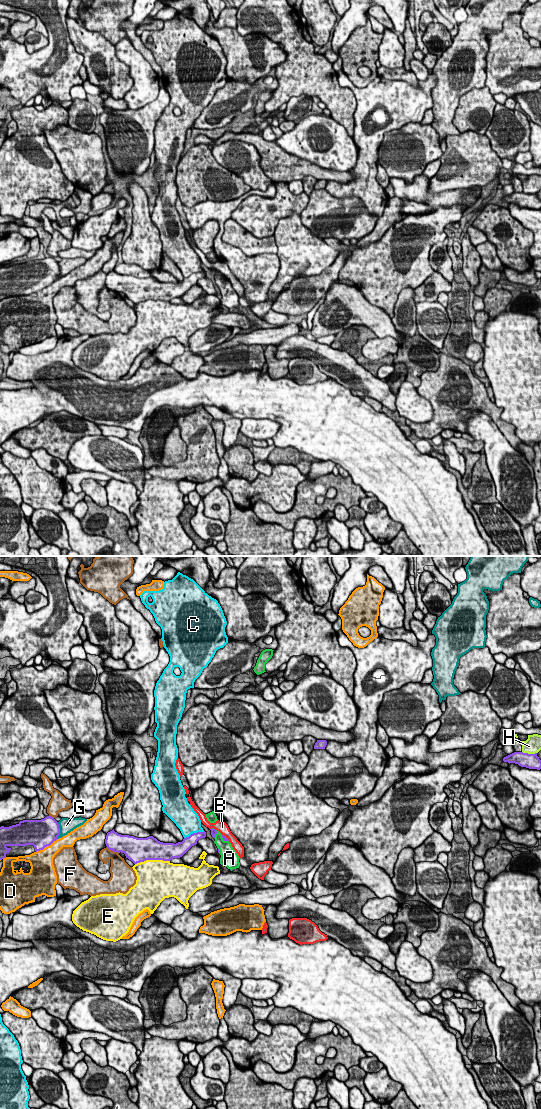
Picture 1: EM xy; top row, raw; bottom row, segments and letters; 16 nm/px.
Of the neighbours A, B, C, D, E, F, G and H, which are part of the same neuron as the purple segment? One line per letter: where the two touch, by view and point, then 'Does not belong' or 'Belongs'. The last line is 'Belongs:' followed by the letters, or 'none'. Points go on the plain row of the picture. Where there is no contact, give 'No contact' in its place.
A: Touches purple at xy (223, 279). Does not belong
B: Touches purple at xy (224, 276). Does not belong
C: Touches purple at xy (194, 273). Does not belong
D: Touches purple at xy (46, 286). Does not belong
E: Touches purple at xy (152, 299). Does not belong
F: Touches purple at xy (112, 290). Does not belong
G: Touches purple at xy (59, 270). Does not belong
H: Touches purple at xy (529, 194). Does not belong
Belongs: none

